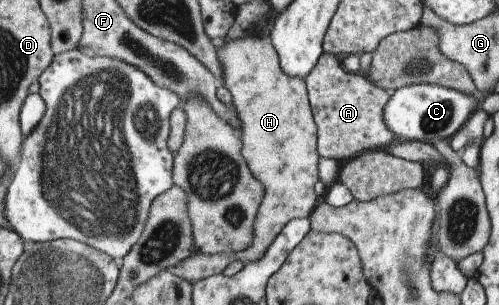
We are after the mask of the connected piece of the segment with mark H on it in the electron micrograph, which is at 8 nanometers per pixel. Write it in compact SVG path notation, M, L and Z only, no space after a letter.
M268 34L235 41L224 38L215 45L223 66L222 83L231 90L232 105L241 120L241 153L251 173L263 184L264 198L257 210L253 241L246 250L233 255L193 252L170 269L178 278L191 283L222 273L230 261L246 264L259 259L287 222L308 218L320 201L314 190L314 184L319 179L317 126L305 79L288 76L281 69L278 53Z

